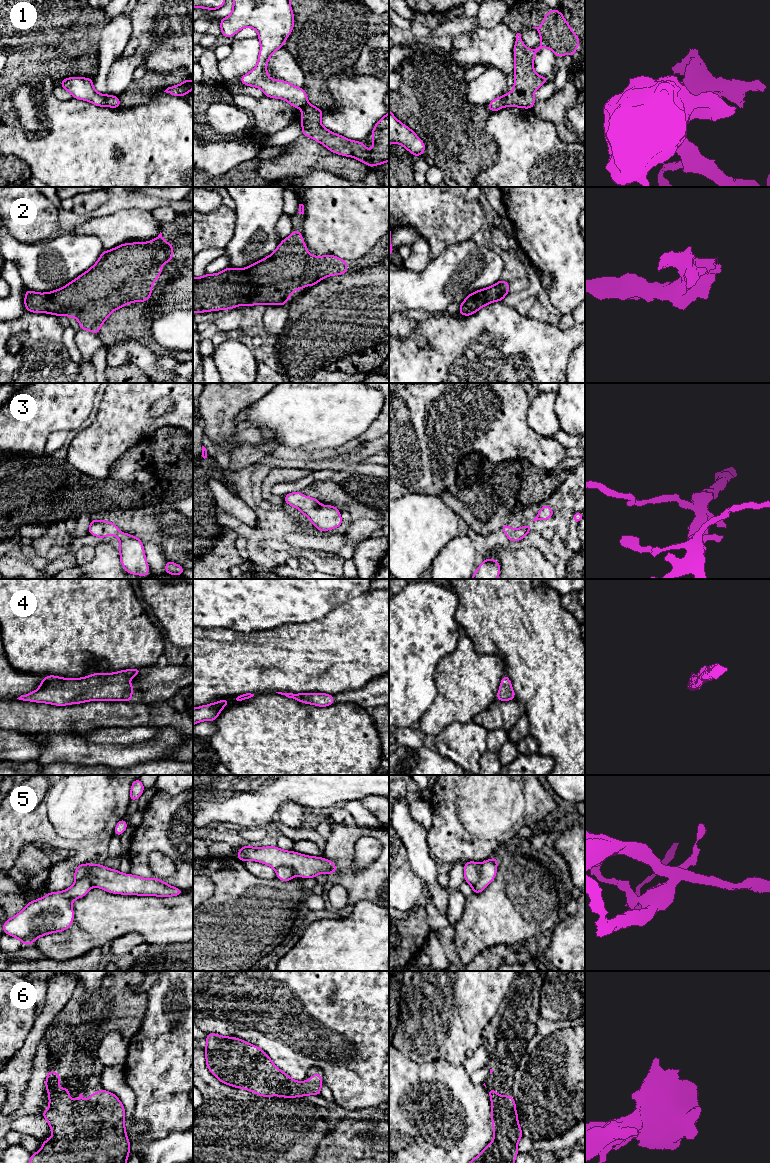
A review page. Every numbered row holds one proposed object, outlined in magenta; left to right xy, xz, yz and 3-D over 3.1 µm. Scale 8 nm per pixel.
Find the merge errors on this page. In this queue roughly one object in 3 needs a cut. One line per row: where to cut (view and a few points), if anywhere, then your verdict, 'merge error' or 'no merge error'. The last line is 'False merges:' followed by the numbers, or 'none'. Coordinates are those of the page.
1: cut in xy along (108, 95), (106, 105); merge error
2: no cut; no merge error
3: no cut; no merge error
4: no cut; no merge error
5: cut in yz along (481, 863), (480, 879), (472, 887); merge error
6: no cut; no merge error
False merges: 1, 5

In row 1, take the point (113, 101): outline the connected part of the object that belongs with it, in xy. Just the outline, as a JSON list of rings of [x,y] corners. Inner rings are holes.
[[[108,95],[107,106],[110,108],[119,108],[121,104],[120,98],[117,96]]]

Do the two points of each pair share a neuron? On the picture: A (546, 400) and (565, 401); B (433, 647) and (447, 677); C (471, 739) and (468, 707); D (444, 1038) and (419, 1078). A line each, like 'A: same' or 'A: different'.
A: different
B: different
C: different
D: different

